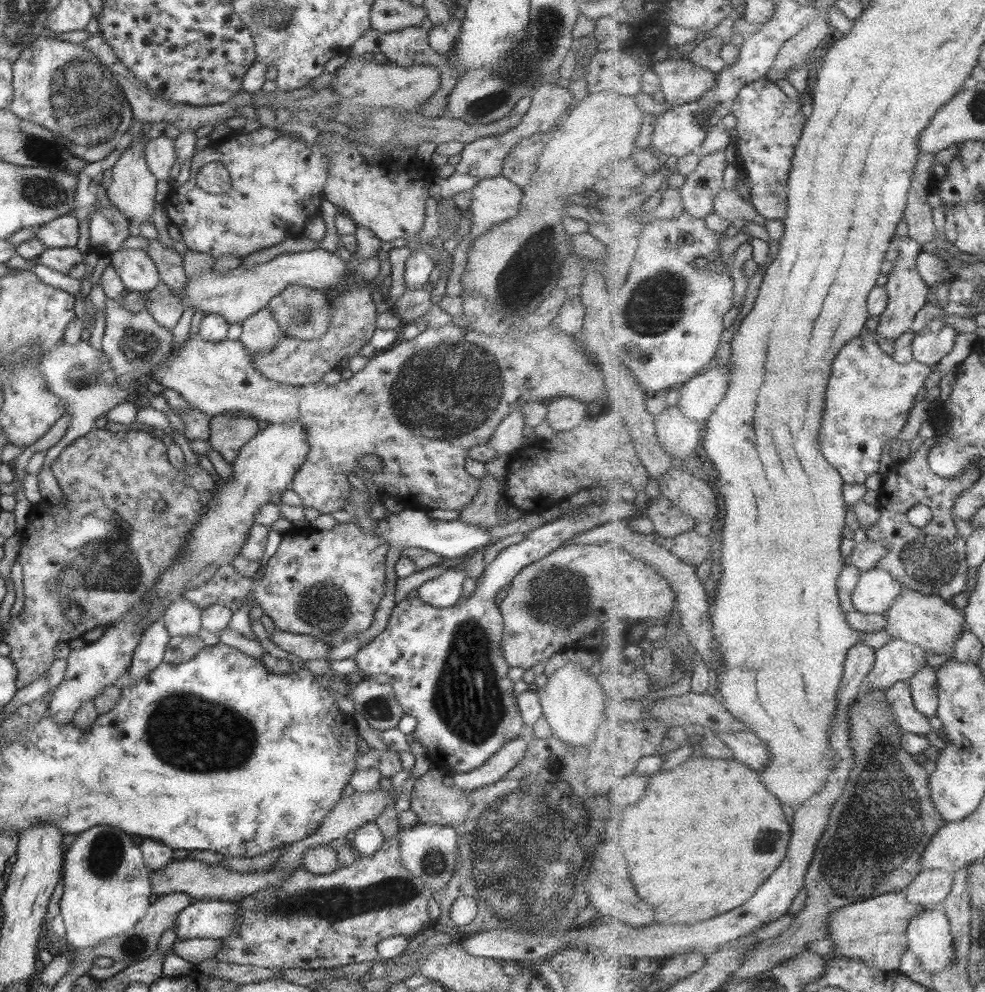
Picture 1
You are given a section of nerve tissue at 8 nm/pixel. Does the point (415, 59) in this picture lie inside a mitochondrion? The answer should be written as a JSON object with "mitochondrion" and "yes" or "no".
{"mitochondrion":"no"}

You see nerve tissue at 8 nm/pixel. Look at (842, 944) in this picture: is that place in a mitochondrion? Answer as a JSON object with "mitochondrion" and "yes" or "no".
{"mitochondrion":"no"}

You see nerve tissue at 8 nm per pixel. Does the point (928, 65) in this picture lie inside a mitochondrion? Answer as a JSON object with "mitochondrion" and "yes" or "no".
{"mitochondrion":"no"}

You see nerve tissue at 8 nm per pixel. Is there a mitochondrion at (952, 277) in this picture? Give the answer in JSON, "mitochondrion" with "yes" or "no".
{"mitochondrion":"no"}

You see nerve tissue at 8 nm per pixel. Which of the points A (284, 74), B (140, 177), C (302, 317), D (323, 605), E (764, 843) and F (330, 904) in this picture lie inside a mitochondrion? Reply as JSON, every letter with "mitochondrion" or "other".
{"A":"other","B":"other","C":"mitochondrion","D":"mitochondrion","E":"mitochondrion","F":"mitochondrion"}

